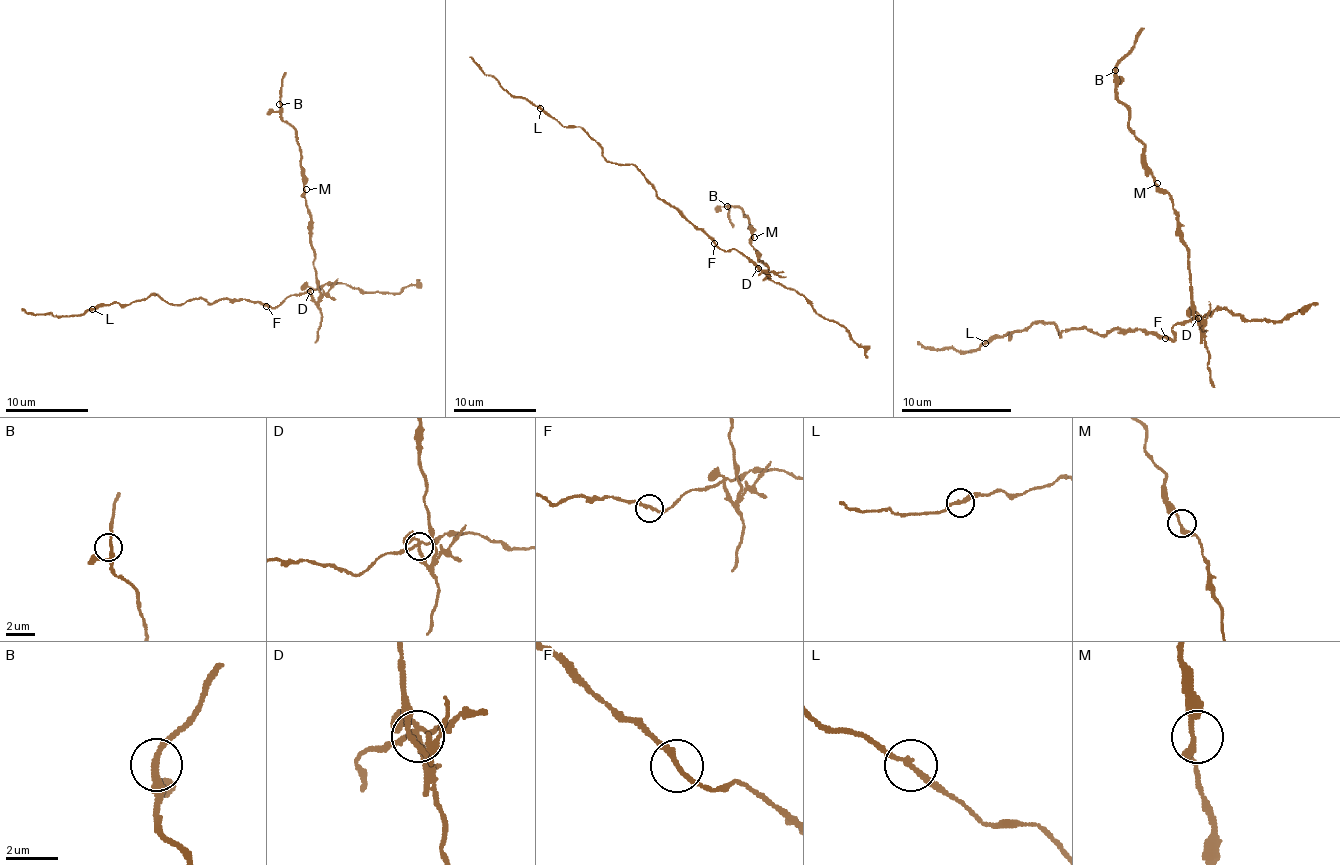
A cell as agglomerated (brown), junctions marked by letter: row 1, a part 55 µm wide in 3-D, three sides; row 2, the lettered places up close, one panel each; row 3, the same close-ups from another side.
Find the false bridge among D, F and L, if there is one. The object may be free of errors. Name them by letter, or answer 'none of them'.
D

